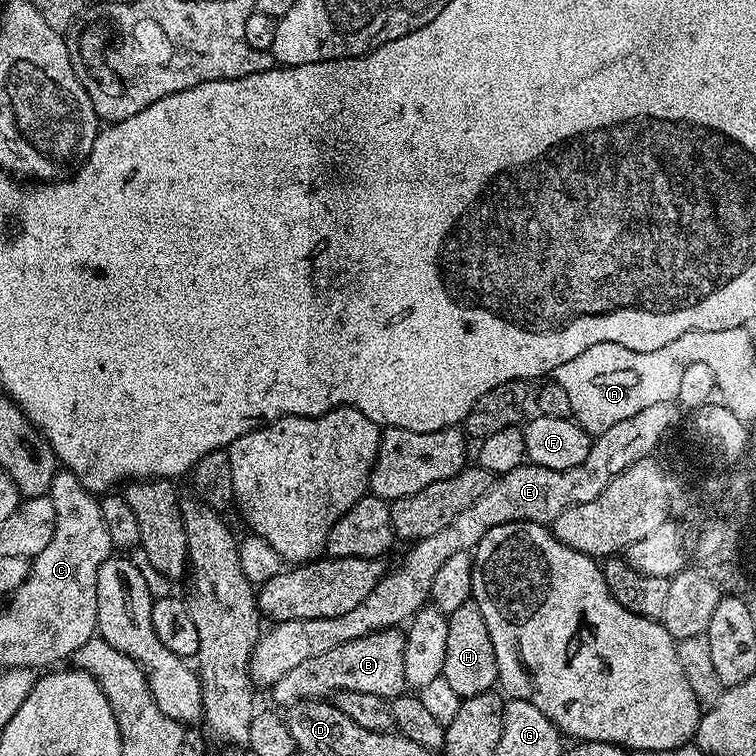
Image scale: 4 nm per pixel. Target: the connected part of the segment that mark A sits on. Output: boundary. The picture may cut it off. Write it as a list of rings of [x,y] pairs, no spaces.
[[[747,327],[691,331],[662,346],[662,350],[649,352],[635,352],[626,350],[626,346],[602,342],[558,366],[554,380],[566,390],[576,423],[590,434],[599,434],[610,430],[614,422],[634,418],[634,414],[646,410],[646,406],[655,406],[657,402],[673,403],[678,394],[678,382],[682,382],[682,370],[686,370],[690,362],[706,362],[706,366],[714,370],[716,380],[748,372],[748,340],[751,337],[753,333]]]

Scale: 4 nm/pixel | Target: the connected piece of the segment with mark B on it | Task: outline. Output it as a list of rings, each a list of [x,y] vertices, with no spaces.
[[[399,627],[383,628],[381,632],[371,632],[369,636],[354,638],[350,642],[342,642],[323,654],[314,654],[314,658],[306,658],[306,662],[294,666],[294,670],[282,674],[278,682],[271,685],[272,700],[276,704],[295,706],[301,702],[316,702],[321,698],[331,697],[344,691],[361,692],[362,694],[378,695],[391,698],[401,695],[406,688],[406,670],[404,669],[404,641],[405,633]]]

